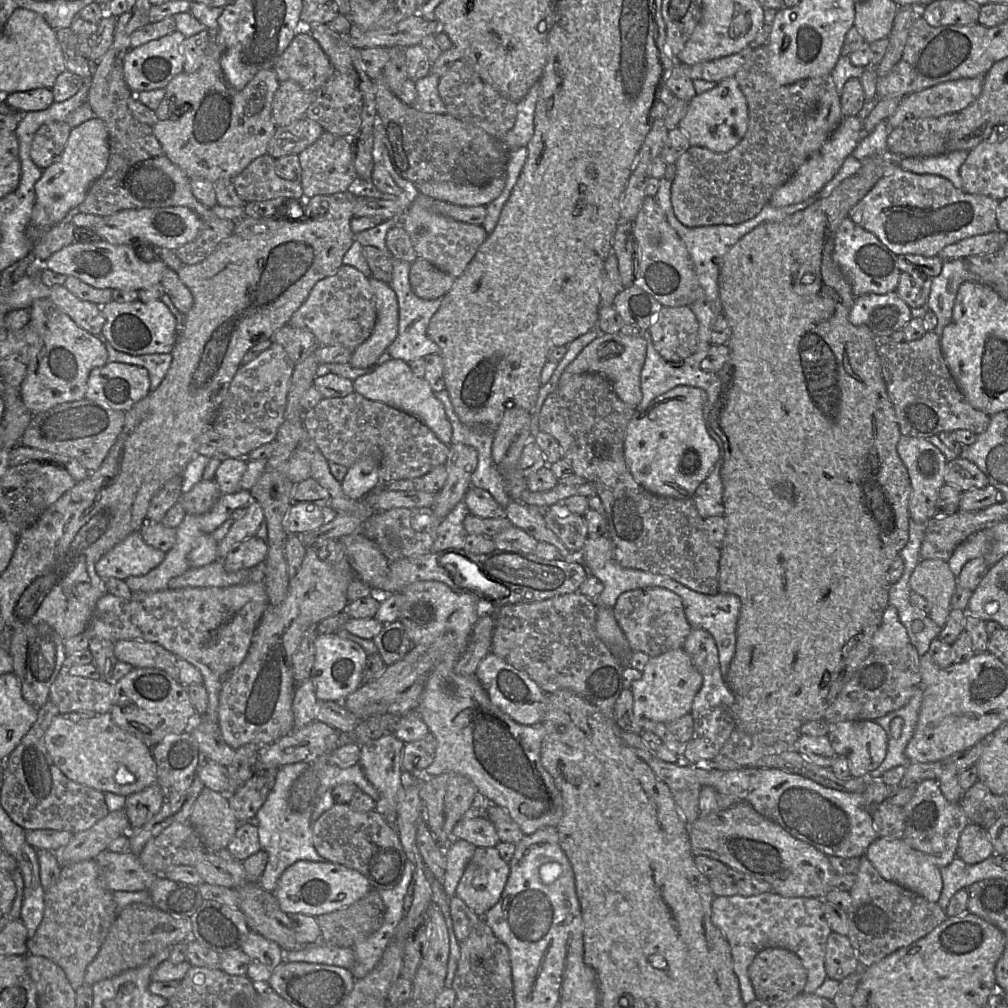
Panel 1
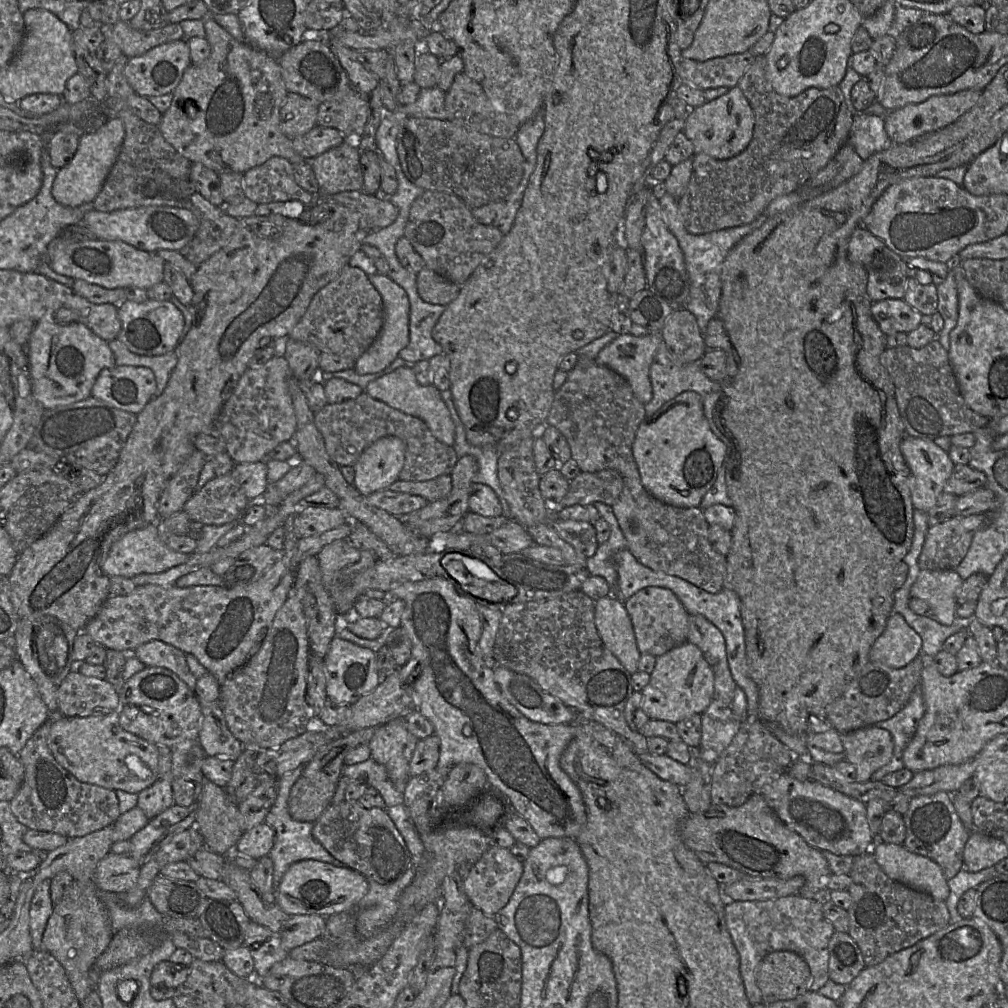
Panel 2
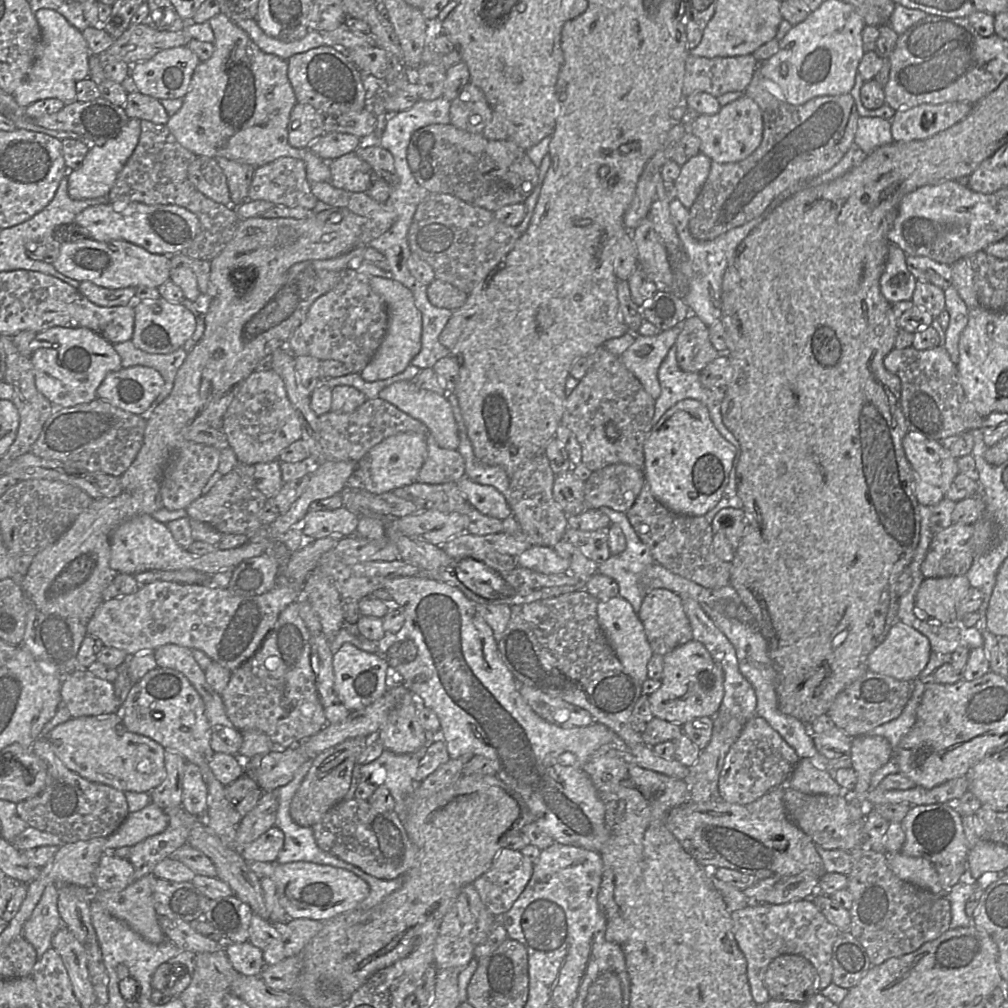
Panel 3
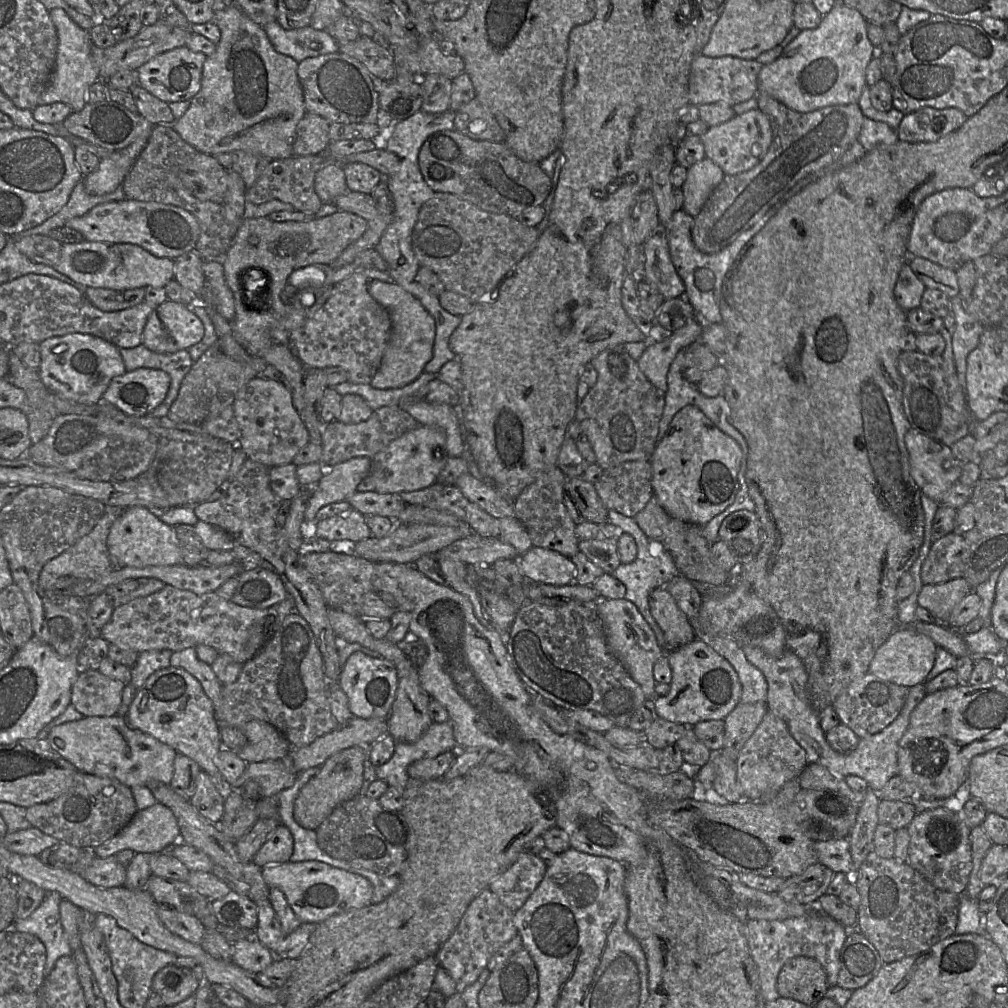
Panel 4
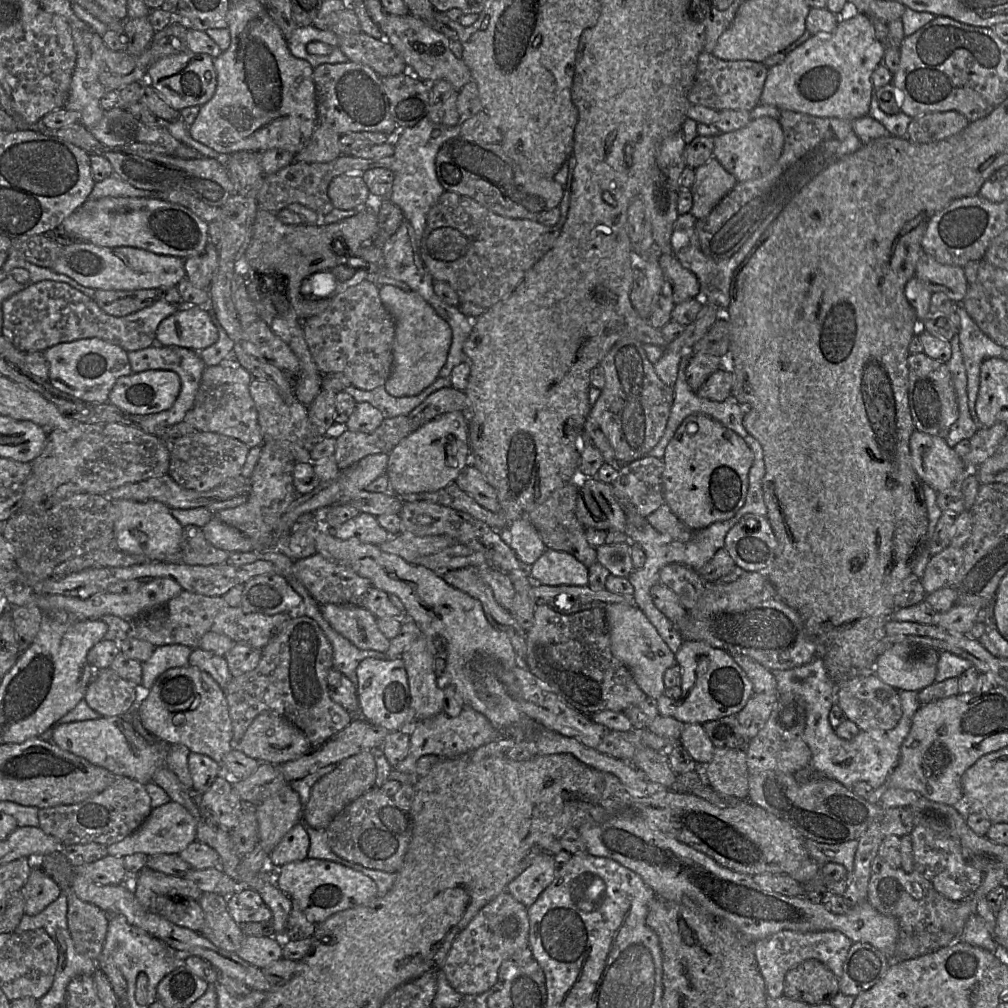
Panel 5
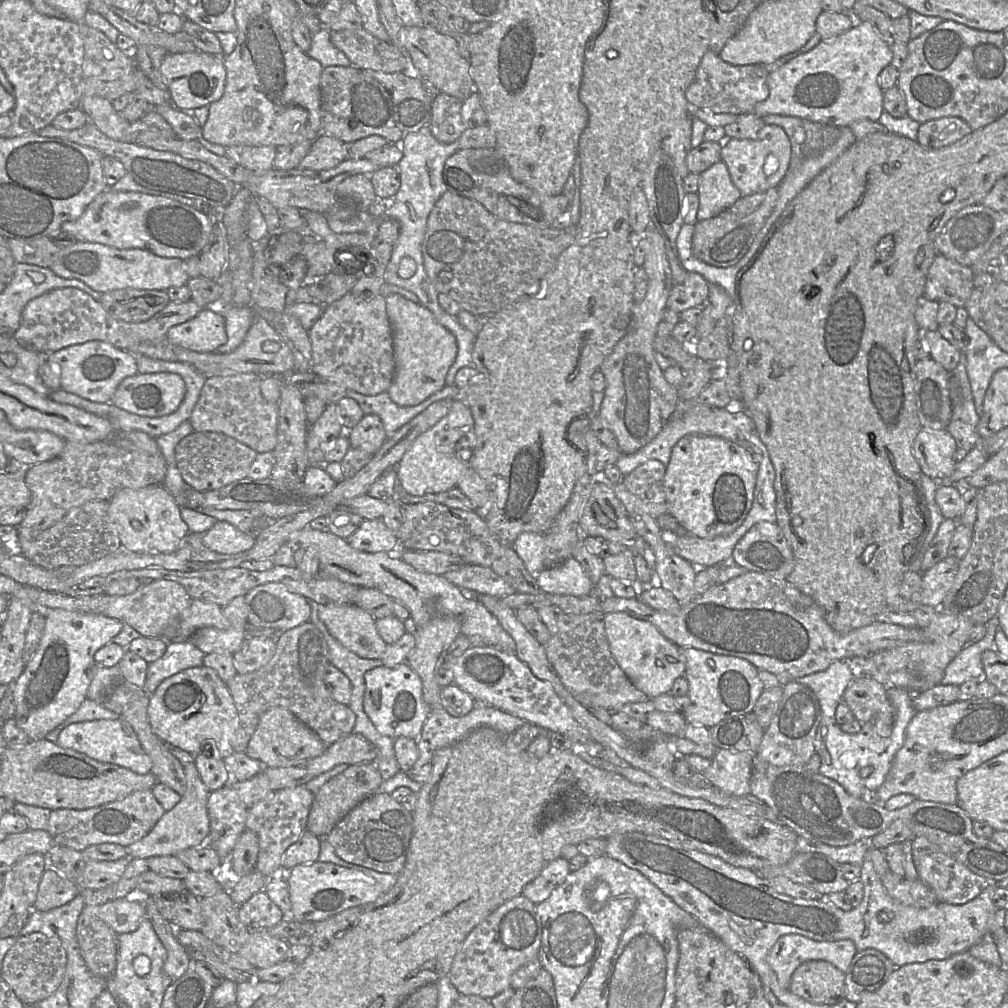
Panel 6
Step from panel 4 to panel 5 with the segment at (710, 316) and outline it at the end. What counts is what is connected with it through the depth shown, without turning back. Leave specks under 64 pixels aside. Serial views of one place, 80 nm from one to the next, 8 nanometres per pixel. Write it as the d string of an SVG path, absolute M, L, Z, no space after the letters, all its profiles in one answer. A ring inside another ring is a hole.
M690 213L678 215L671 235L671 246L673 255L680 264L698 279L700 284L699 297L707 303L717 306L720 312L725 311L730 303L730 283L733 273L747 256L742 249L733 254L729 259L716 262L705 256L699 248L699 240L695 231L696 219Z

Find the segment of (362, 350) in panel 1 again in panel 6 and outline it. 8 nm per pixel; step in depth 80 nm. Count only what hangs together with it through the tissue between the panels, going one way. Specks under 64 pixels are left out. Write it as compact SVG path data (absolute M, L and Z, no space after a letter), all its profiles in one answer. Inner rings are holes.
M399 294L385 297L390 319L395 357L395 375L388 393L400 406L415 406L446 385L447 373L454 363L458 347L455 336L422 304Z

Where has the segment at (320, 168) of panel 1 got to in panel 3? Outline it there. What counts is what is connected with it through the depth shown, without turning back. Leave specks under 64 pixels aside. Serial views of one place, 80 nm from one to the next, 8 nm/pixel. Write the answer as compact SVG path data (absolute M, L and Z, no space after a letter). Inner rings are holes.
M356 152L328 161L331 171L330 184L349 192L366 192L374 173L372 167L359 158Z

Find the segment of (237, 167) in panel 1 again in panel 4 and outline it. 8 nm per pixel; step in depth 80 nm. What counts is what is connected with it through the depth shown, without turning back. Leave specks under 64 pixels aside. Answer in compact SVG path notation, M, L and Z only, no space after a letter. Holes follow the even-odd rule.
M236 5L215 11L212 22L220 30L220 41L216 44L214 53L203 64L200 90L189 101L183 116L172 124L173 129L199 153L207 155L244 151L273 160L293 157L296 127L307 112L297 75L299 62L277 52L264 29ZM337 163L329 164L315 175L314 187L323 203L333 204L335 199L349 193L343 167Z

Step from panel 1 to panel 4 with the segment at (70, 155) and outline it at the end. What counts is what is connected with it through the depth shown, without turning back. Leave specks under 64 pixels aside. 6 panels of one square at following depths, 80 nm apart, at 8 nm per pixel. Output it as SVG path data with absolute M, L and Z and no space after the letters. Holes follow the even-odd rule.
M139 137L126 148L112 151L102 158L98 168L82 179L86 191L92 195L103 195L120 187L146 143L147 138Z

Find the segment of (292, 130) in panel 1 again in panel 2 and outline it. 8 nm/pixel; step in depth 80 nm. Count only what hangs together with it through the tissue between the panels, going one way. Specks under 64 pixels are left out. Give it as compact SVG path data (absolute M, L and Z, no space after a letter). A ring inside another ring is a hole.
M316 125L304 135L291 139L292 147L305 159L311 159L341 145L346 137L334 128Z

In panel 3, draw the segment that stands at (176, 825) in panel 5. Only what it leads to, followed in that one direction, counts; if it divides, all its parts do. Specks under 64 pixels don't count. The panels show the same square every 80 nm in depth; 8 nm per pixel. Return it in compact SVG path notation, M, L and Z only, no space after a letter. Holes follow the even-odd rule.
M150 803L142 810L129 813L121 826L106 838L104 853L120 847L133 847L145 839L163 832L168 823L167 813Z

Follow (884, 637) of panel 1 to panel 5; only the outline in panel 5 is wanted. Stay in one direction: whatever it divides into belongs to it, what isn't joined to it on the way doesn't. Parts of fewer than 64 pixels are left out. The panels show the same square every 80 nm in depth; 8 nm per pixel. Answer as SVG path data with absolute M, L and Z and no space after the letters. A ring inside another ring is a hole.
M894 643L875 662L873 674L896 690L919 692L935 683L938 651Z

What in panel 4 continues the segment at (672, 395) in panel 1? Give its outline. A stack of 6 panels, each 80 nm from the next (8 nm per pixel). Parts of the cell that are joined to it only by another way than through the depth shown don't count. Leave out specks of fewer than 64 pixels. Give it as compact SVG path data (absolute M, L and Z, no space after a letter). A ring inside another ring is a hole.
M694 405L684 406L673 416L649 461L654 497L669 515L683 522L703 526L725 510L739 490L740 446Z

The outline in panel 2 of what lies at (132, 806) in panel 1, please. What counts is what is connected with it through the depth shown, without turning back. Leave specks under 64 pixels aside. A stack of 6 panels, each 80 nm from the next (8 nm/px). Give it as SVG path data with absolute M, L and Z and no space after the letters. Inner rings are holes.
M159 747L159 777L150 787L139 792L137 808L151 820L174 804L172 791L172 754L168 747Z

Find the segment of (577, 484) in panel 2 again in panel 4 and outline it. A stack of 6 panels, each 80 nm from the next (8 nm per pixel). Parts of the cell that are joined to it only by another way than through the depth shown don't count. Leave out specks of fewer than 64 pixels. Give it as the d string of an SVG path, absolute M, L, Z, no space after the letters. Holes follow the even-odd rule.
M649 460L625 461L604 469L593 484L608 510L634 518L654 496L651 477Z

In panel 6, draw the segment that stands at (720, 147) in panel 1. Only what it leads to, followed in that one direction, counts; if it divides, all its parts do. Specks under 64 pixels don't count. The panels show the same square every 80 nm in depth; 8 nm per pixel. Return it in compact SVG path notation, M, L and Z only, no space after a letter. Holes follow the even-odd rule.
M766 124L755 139L726 138L722 142L721 160L727 165L731 180L742 195L765 192L778 187L785 177L791 160L791 140L782 127Z

